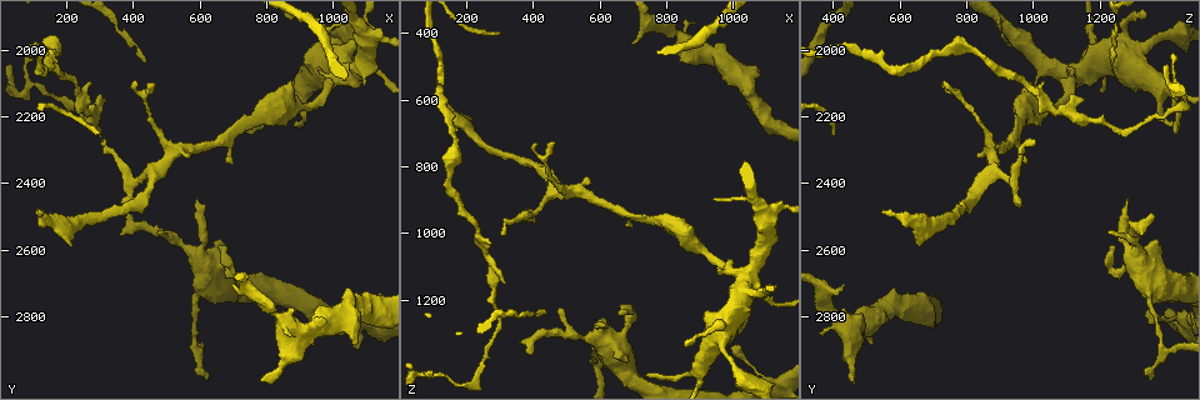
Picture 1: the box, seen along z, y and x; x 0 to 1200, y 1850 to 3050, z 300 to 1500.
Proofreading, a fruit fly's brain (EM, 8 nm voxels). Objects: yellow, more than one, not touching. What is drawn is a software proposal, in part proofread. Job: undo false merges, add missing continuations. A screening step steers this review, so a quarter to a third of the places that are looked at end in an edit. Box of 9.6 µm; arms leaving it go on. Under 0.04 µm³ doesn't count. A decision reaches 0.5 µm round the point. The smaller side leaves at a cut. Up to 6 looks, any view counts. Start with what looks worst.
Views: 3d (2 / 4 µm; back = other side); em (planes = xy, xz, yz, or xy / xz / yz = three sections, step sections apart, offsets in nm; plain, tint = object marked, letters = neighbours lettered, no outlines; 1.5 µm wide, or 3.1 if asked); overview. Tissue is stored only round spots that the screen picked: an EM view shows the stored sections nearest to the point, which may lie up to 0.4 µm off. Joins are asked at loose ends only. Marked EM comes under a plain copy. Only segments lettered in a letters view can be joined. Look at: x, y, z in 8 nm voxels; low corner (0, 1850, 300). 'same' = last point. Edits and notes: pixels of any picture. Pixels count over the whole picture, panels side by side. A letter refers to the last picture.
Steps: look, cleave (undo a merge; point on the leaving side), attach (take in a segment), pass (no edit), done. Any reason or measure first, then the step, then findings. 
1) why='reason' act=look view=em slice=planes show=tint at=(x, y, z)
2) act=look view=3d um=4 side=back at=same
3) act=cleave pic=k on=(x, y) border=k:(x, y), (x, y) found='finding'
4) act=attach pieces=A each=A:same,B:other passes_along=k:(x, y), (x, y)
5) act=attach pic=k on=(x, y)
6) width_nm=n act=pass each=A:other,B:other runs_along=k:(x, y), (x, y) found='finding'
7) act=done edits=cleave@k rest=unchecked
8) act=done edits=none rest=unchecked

why='free end' act=look view=3d um=4 at=(380, 2500, 1360)

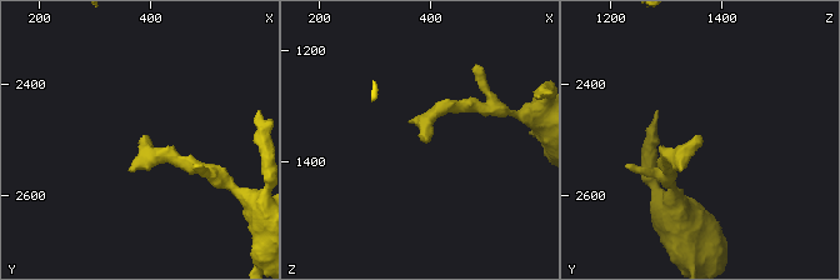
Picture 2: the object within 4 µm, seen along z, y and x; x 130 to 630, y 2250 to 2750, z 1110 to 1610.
act=look view=em slice=planes show=letters at=(385, 2505, 1365)

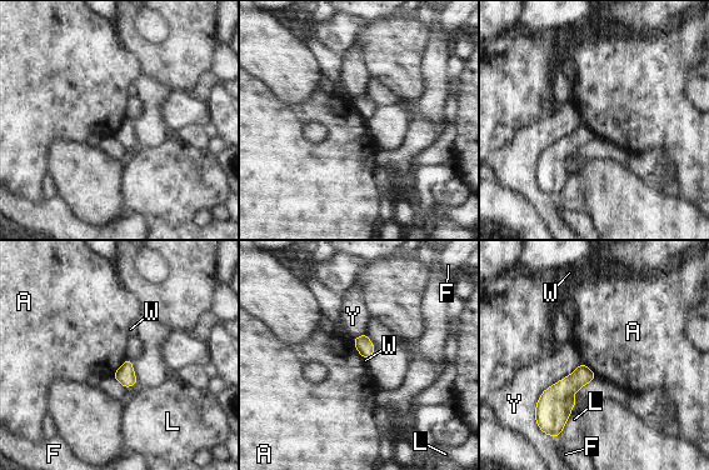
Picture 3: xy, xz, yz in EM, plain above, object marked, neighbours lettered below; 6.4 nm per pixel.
act=pass each=A:other,F:other,L:other,W:other,Y:other border=3:(351, 339), (355, 350), (363, 359) found='none of them fits'

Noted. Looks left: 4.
act=look view=3d um=4 side=back at=(580, 2890, 1380)

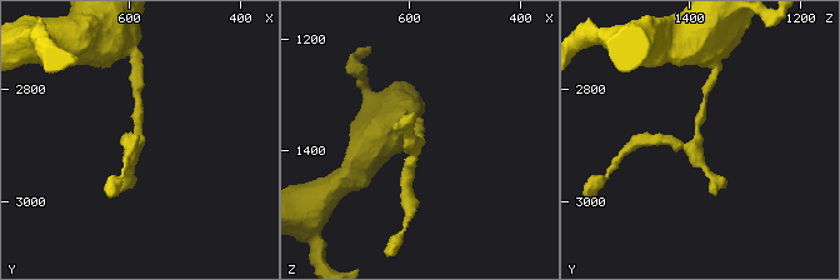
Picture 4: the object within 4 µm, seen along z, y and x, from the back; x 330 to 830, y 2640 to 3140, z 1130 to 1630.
why='shape alone is not enough' act=look view=em slice=planes show=tint at=(585, 2895, 1380)

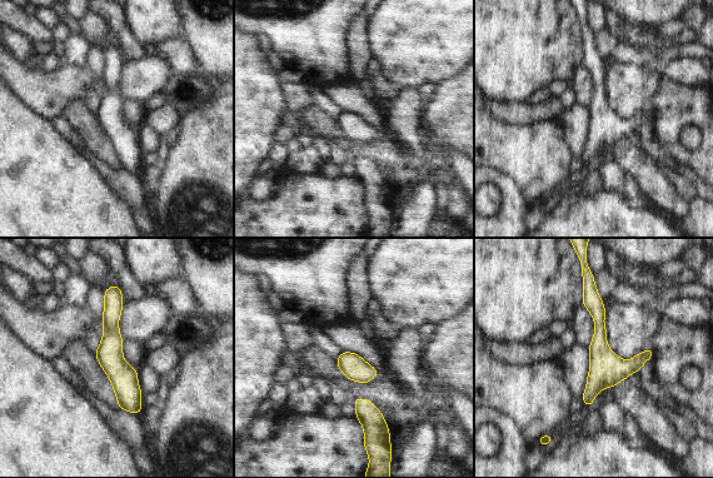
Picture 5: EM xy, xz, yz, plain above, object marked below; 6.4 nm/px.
act=look view=em slice=planes show=letters at=same

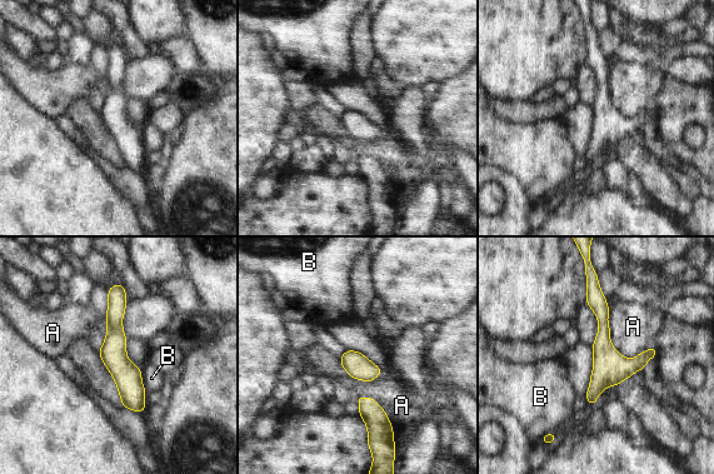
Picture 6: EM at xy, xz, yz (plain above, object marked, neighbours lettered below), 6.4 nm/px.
act=pass each=A:other,B:other runs_along=6:(120, 287), (115, 360), (140, 409) found='continuous, no second cell'

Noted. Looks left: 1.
why='sharp bend' act=look view=em slice=xz step=4 show=letters at=(400, 2400, 930)

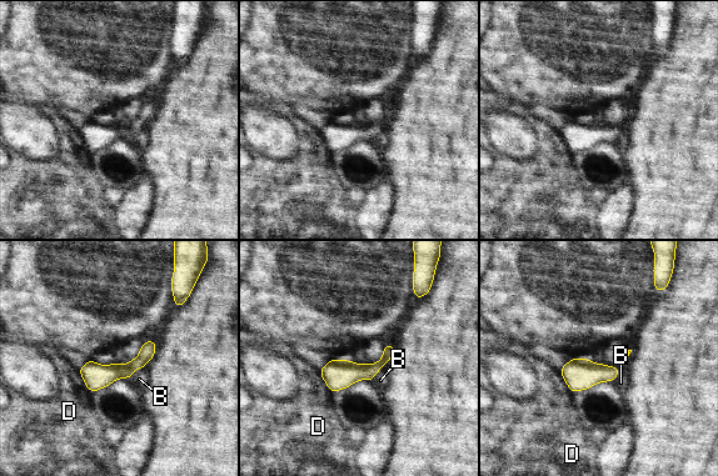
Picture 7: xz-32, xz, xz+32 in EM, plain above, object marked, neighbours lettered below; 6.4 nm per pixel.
act=pass each=B:other,D:other found='continuous, no second cell'

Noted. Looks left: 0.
act=done edits=none rest=unchecked

